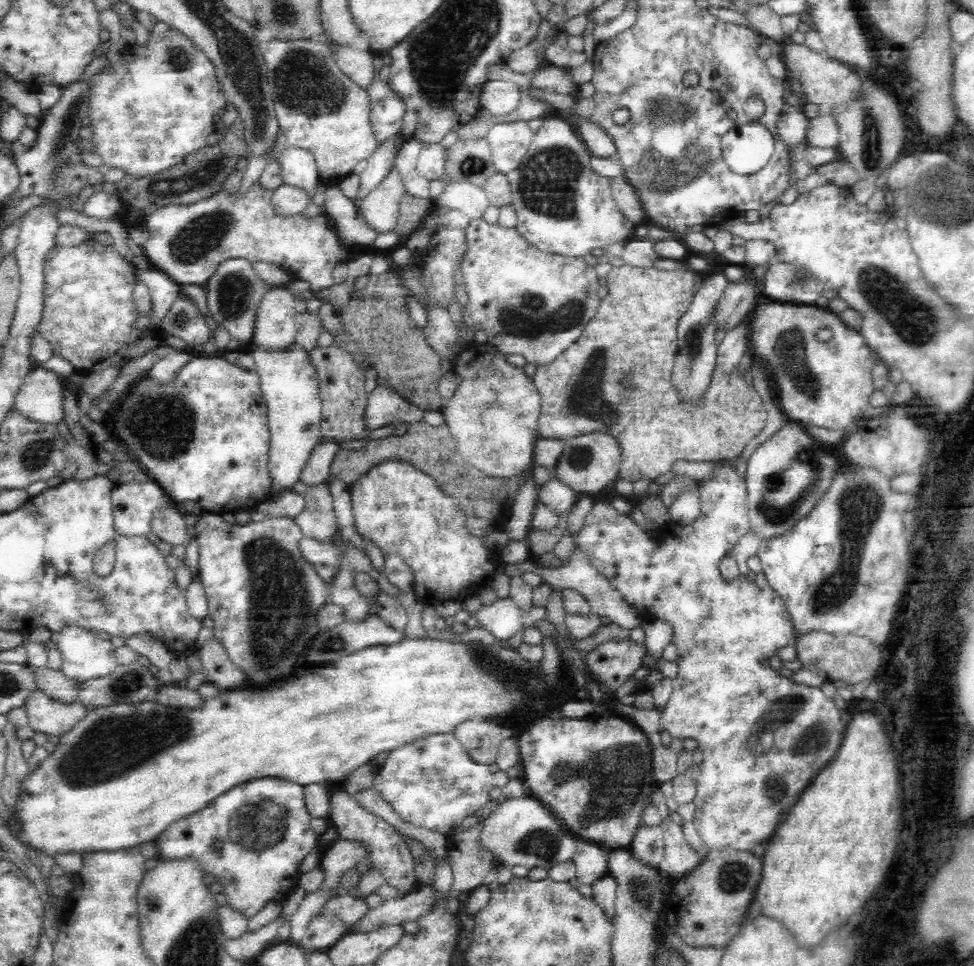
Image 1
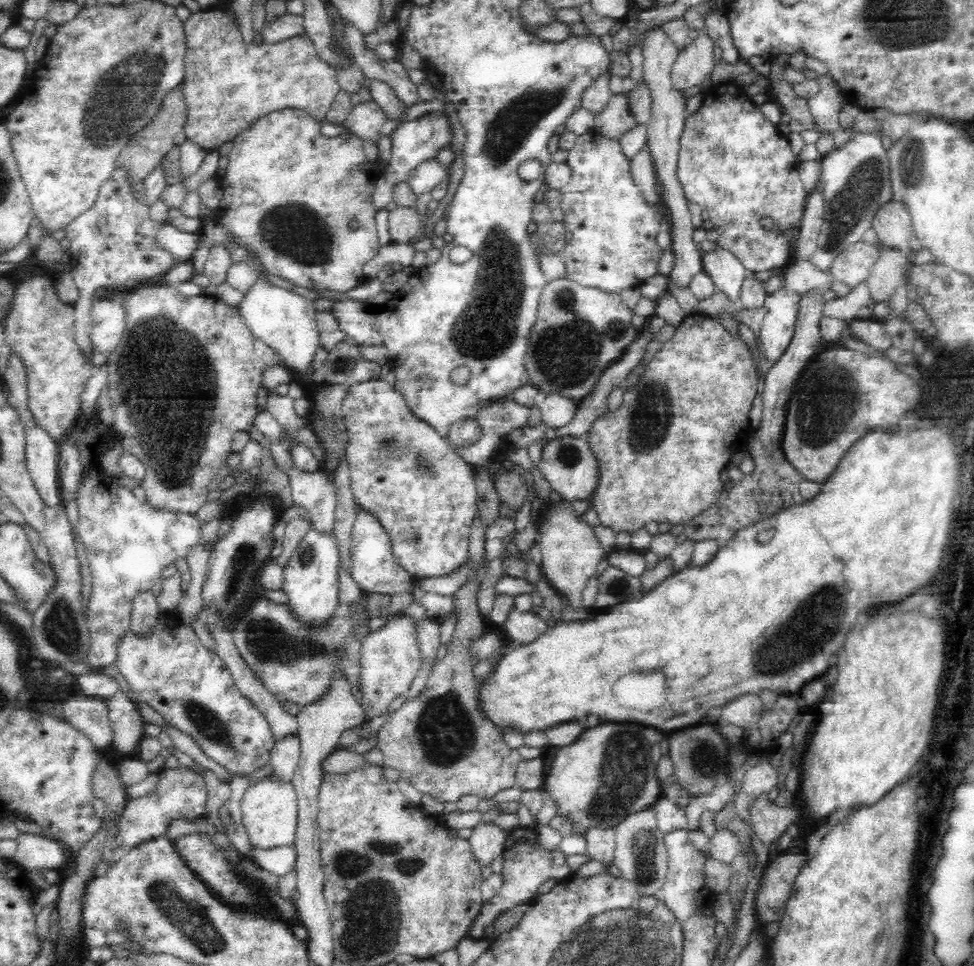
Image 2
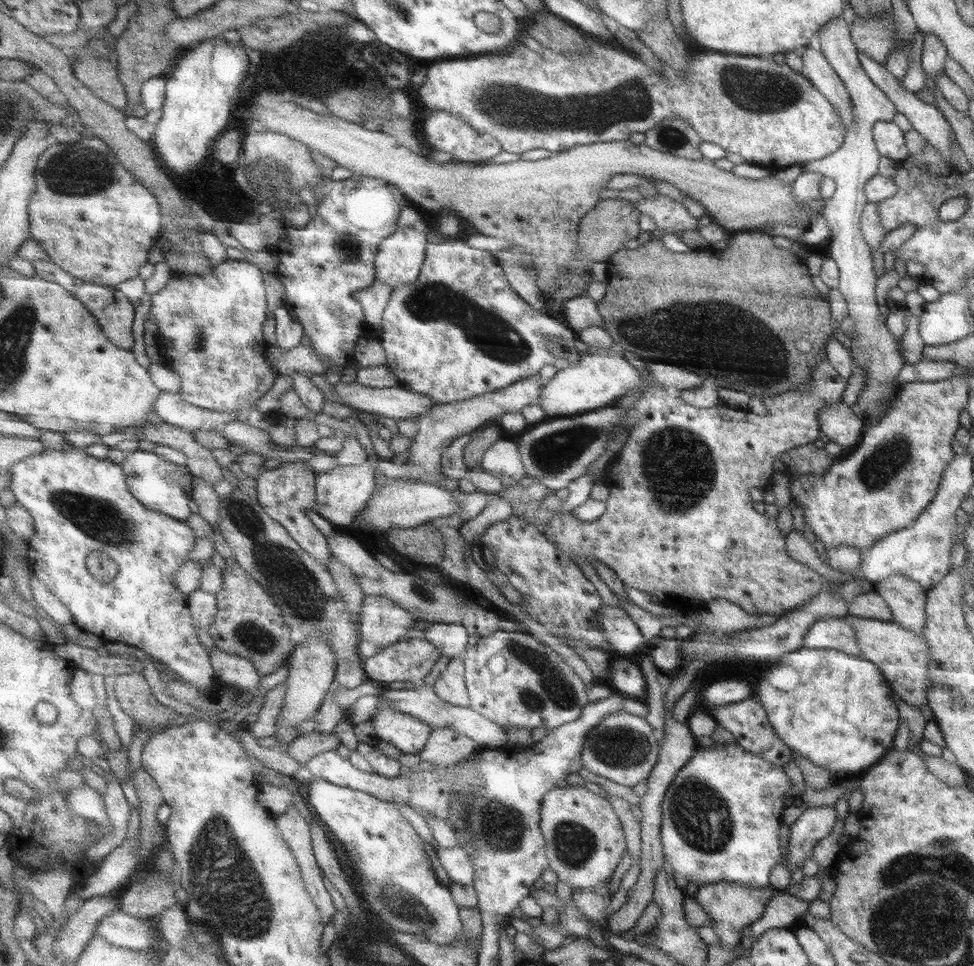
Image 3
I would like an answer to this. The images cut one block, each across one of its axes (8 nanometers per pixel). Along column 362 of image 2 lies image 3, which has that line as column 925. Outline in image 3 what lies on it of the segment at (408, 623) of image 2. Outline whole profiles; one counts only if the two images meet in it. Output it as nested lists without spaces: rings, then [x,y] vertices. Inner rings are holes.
[[[849,613],[846,618],[854,627],[862,656],[878,665],[893,692],[914,708],[929,707],[927,694],[931,683],[928,676],[929,646],[926,637],[914,634],[892,621],[860,618]]]

